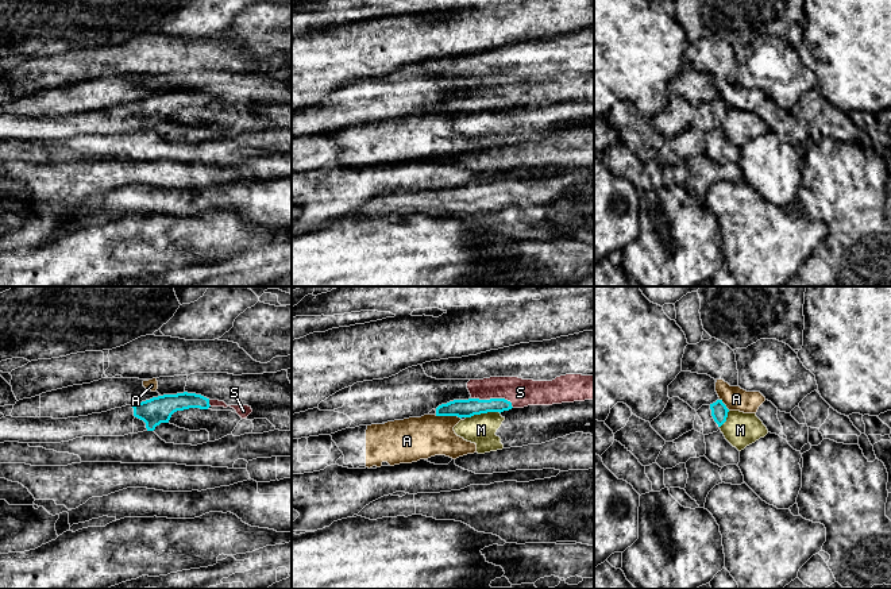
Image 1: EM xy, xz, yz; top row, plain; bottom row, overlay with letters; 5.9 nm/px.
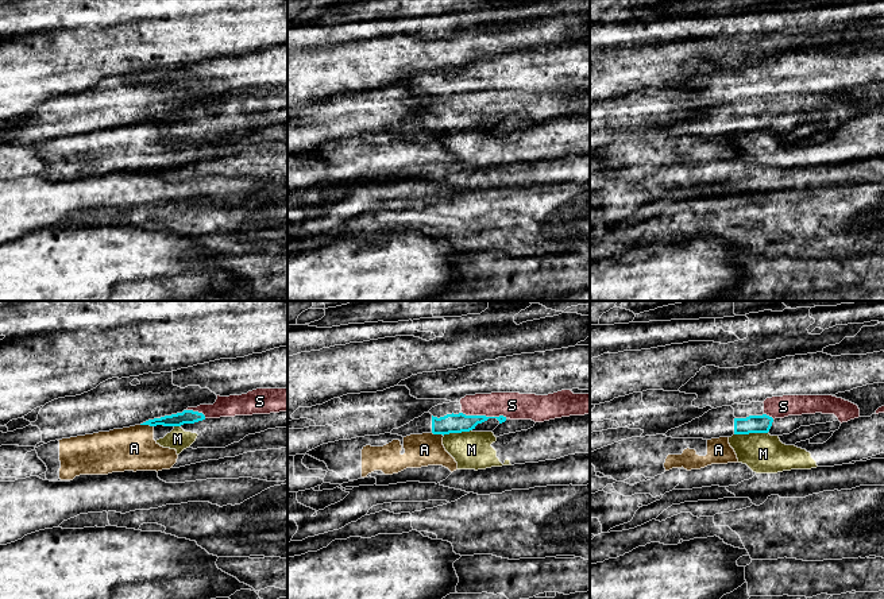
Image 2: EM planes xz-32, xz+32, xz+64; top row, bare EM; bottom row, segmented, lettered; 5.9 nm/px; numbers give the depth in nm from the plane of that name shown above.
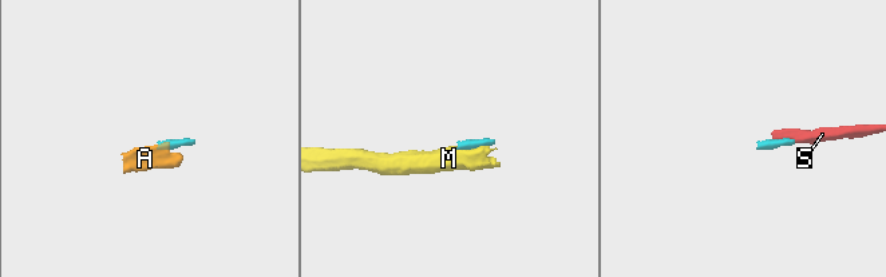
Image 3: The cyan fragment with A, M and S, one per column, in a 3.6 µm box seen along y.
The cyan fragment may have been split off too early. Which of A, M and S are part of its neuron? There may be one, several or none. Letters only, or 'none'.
S

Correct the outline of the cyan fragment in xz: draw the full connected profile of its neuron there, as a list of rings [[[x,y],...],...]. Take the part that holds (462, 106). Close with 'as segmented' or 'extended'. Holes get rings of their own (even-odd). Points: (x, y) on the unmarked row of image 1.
[[[566,72],[552,78],[518,74],[470,77],[468,97],[439,103],[428,112],[471,115],[487,109],[504,109],[528,103],[552,103],[594,96],[594,73]]]; extended

